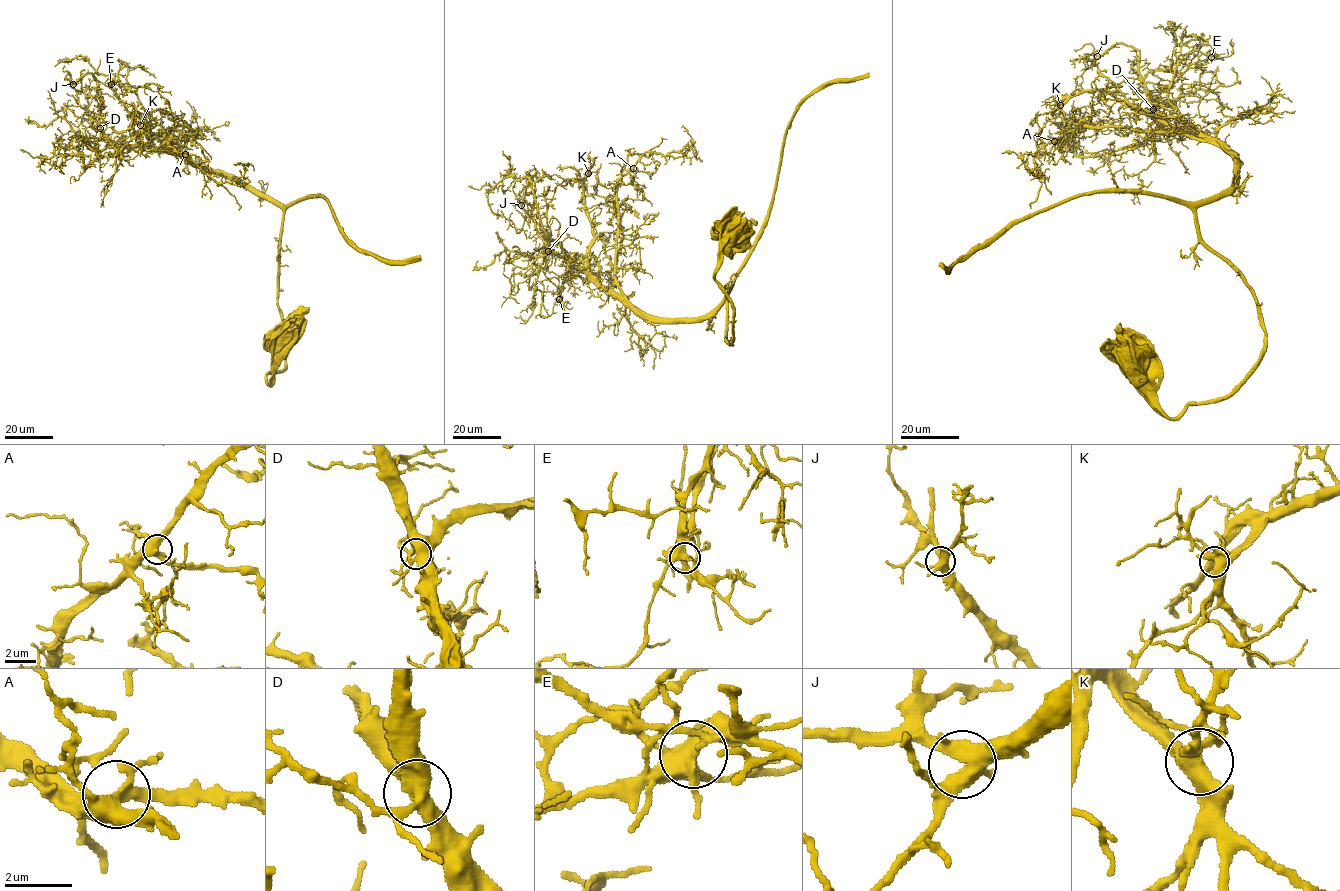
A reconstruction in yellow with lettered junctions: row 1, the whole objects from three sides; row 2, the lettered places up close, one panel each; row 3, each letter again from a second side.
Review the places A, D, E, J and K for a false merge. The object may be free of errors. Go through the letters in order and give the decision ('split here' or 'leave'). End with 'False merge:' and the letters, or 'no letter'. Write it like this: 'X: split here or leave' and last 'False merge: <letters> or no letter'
A: leave
D: leave
E: leave
J: leave
K: leave
False merge: no letter

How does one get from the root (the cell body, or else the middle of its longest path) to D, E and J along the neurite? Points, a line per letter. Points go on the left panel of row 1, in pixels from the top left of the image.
D: (284, 333), (268, 384), (286, 361), (277, 304), (283, 211), (227, 175), (119, 145), (100, 128)
E: (284, 333), (268, 384), (266, 375), (286, 361), (277, 304), (283, 211), (227, 175), (146, 145), (111, 85)
J: (284, 333), (268, 384), (286, 361), (283, 211), (179, 155), (119, 145), (101, 128), (97, 80), (73, 84)

